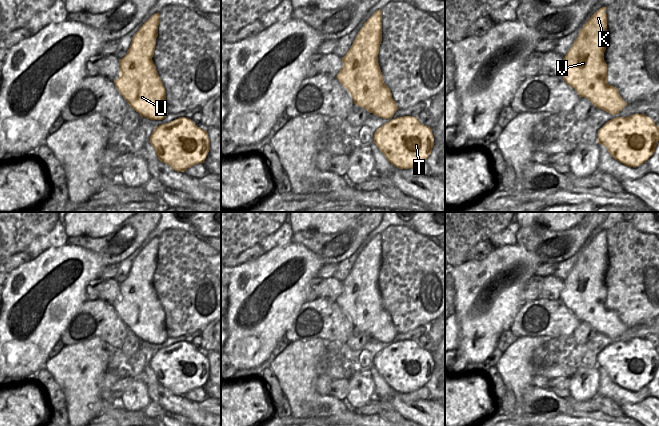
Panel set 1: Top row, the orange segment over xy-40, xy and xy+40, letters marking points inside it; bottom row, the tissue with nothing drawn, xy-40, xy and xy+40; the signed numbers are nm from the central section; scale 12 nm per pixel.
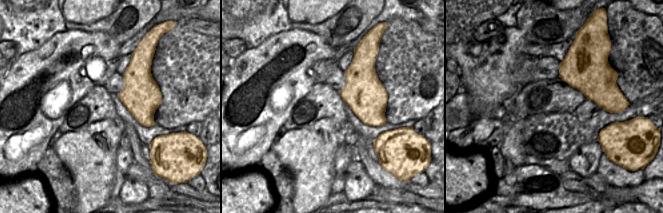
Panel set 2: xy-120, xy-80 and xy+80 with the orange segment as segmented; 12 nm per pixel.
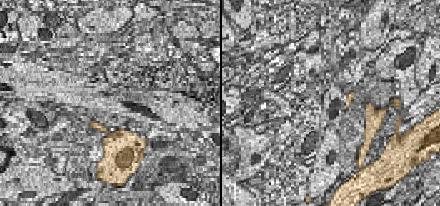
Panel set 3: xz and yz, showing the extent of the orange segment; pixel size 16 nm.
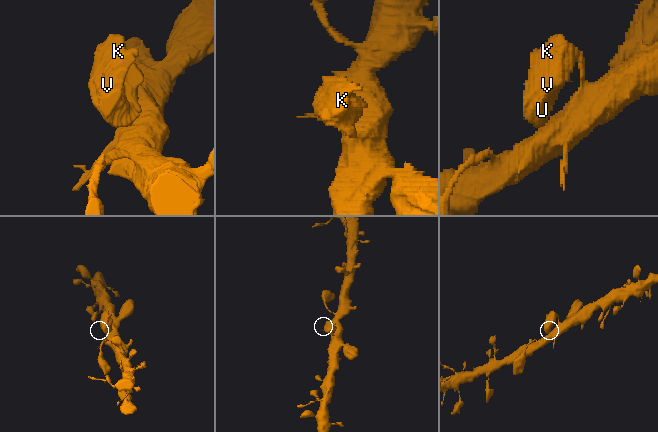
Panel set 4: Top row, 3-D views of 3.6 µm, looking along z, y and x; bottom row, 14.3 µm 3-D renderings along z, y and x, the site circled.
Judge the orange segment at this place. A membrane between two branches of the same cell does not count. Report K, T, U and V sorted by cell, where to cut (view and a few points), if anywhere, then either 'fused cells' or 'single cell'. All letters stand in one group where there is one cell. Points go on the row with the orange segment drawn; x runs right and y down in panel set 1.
K T U V; no cut; single cell

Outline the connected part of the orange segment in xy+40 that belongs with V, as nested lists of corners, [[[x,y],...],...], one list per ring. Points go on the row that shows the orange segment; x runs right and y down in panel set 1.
[[[607,7],[597,10],[580,30],[572,47],[564,57],[560,75],[599,109],[611,115],[619,113],[627,103],[616,87],[607,82],[604,52],[608,44]]]

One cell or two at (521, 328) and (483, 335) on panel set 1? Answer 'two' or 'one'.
two

